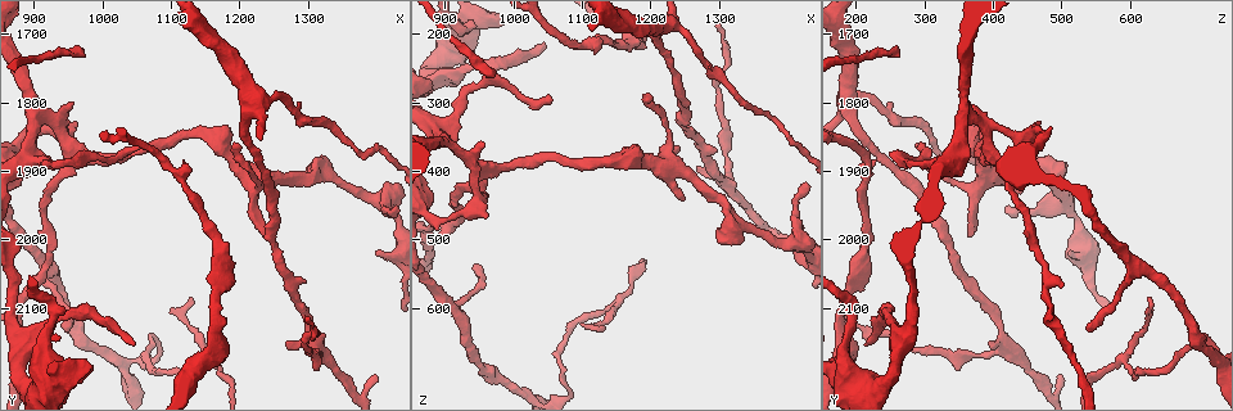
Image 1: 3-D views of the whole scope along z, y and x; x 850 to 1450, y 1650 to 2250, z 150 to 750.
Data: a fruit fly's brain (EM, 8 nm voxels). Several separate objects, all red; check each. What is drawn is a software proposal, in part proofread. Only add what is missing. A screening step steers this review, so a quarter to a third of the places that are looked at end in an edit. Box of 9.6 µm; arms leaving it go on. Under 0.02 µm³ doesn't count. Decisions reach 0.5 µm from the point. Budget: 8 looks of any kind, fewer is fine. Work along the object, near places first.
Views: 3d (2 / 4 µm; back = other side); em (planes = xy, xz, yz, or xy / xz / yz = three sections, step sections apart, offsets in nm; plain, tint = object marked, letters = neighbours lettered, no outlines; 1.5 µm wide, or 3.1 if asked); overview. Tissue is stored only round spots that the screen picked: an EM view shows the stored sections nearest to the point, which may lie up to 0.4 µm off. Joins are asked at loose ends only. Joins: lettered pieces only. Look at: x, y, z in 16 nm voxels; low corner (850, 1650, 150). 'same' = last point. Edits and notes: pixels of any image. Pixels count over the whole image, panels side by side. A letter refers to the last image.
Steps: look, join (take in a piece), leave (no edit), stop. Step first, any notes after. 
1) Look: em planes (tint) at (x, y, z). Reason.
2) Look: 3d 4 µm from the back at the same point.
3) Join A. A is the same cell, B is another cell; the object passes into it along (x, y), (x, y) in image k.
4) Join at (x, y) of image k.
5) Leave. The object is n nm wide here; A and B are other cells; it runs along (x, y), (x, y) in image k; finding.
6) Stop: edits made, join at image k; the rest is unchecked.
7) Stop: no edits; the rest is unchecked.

Look: em planes (tint) at (1045, 2155, 215).

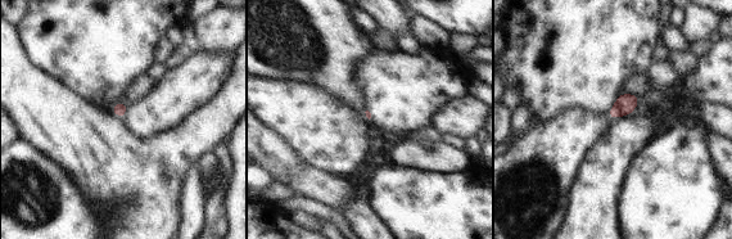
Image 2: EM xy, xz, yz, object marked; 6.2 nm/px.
Look: em planes (letters) at the same point. What lies round it.

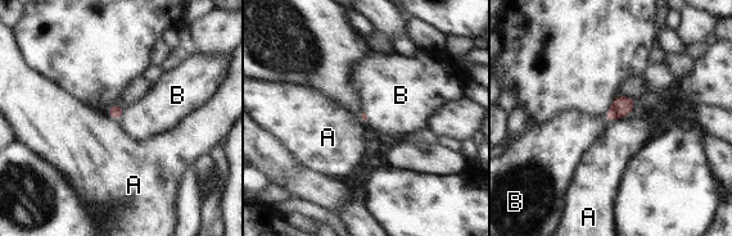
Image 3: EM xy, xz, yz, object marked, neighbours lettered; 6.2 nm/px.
Leave. A and B are other cells; a border runs along (622, 117), (606, 122) in image 3; no lettered piece goes on from it.

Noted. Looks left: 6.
Look: em planes (letters) at (1265, 2155, 400).

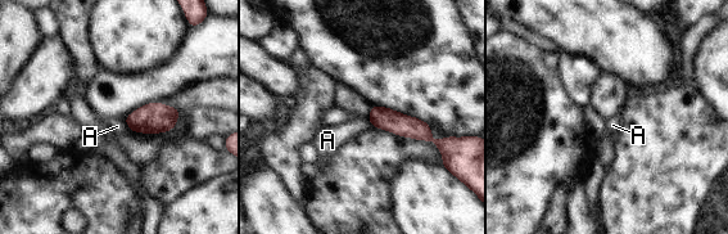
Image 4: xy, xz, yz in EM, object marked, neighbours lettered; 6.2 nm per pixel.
Leave. The object is 140 nm wide here; the longest contact is with A, 80 nm; A is another cell; no lettered piece goes on from it.

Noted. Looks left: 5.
Look: 3d 2 µm at (1255, 1935, 435). An open end.

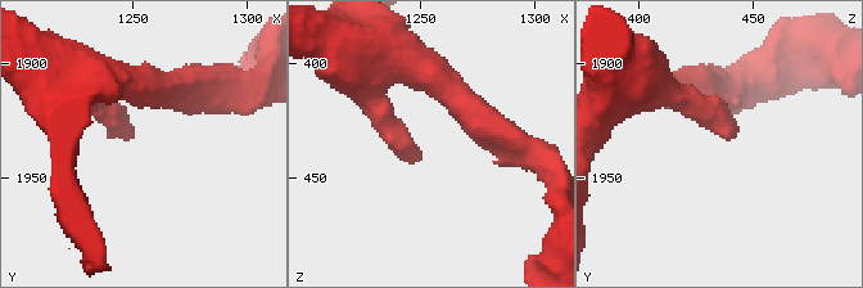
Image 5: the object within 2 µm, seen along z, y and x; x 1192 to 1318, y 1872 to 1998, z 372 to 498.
Look: em planes (letters) at (1251, 1934, 440).

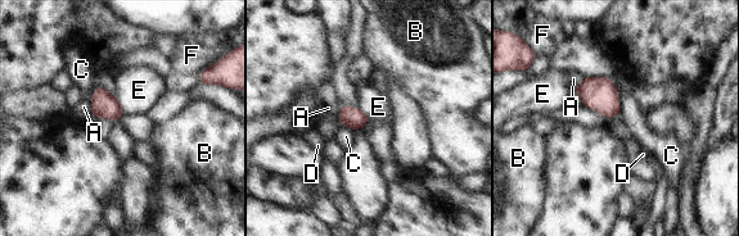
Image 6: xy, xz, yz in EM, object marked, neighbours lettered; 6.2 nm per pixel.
Leave. A, B, C, D, E and F are other cells; a border runs along (115, 95), (122, 114) in image 6; none of them fits.

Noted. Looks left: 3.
Stop: no edits; the rest is unchecked.

